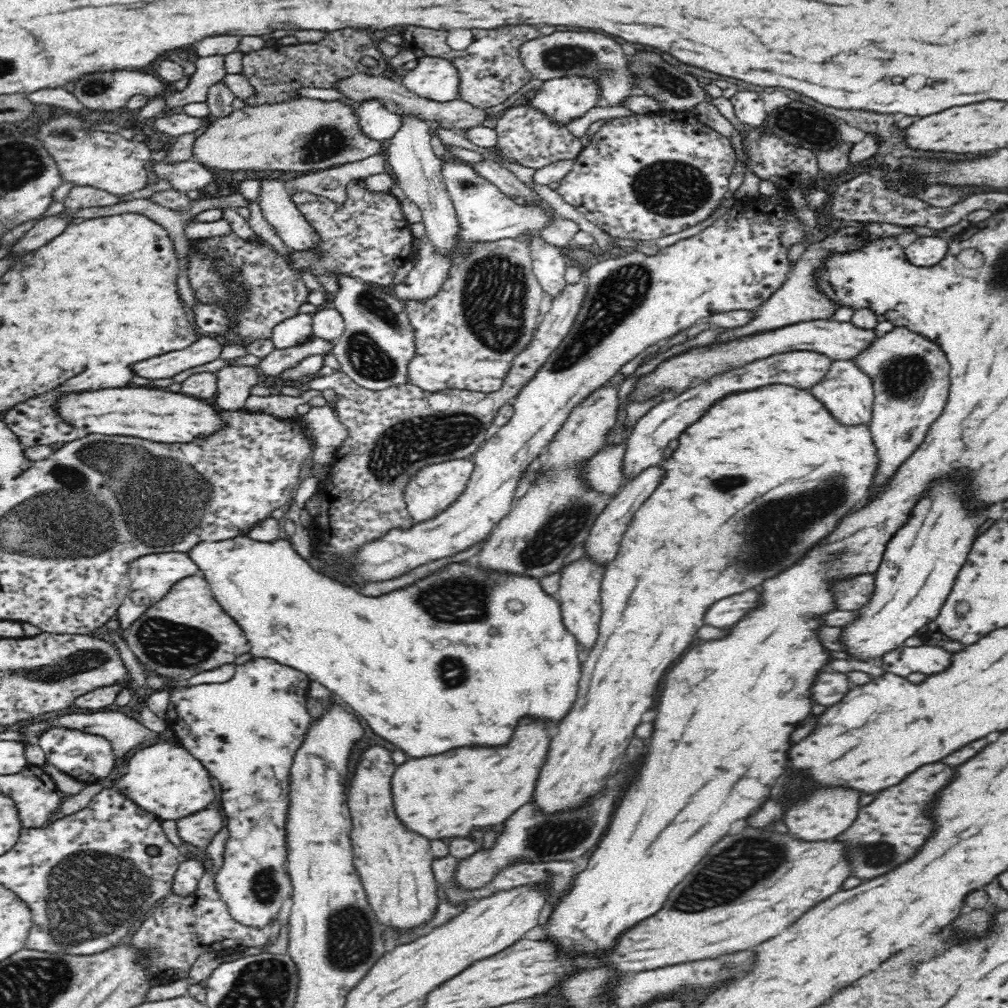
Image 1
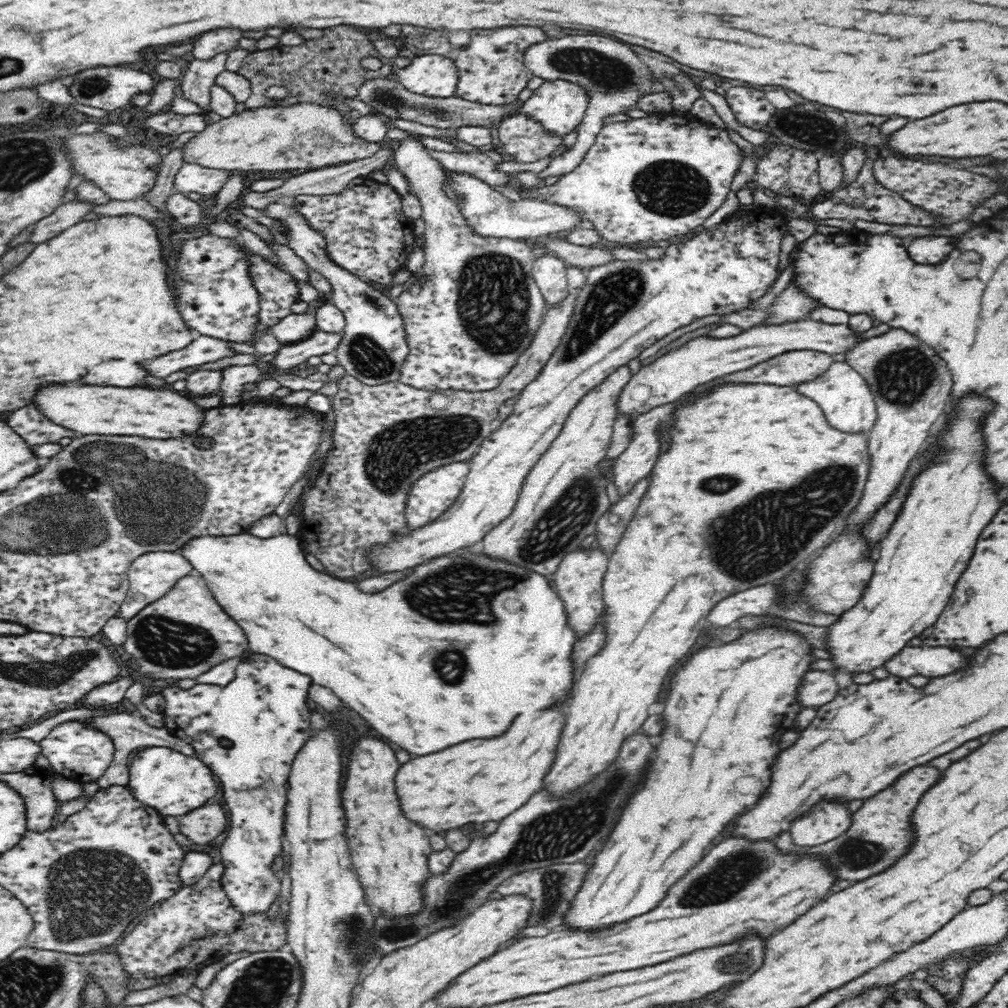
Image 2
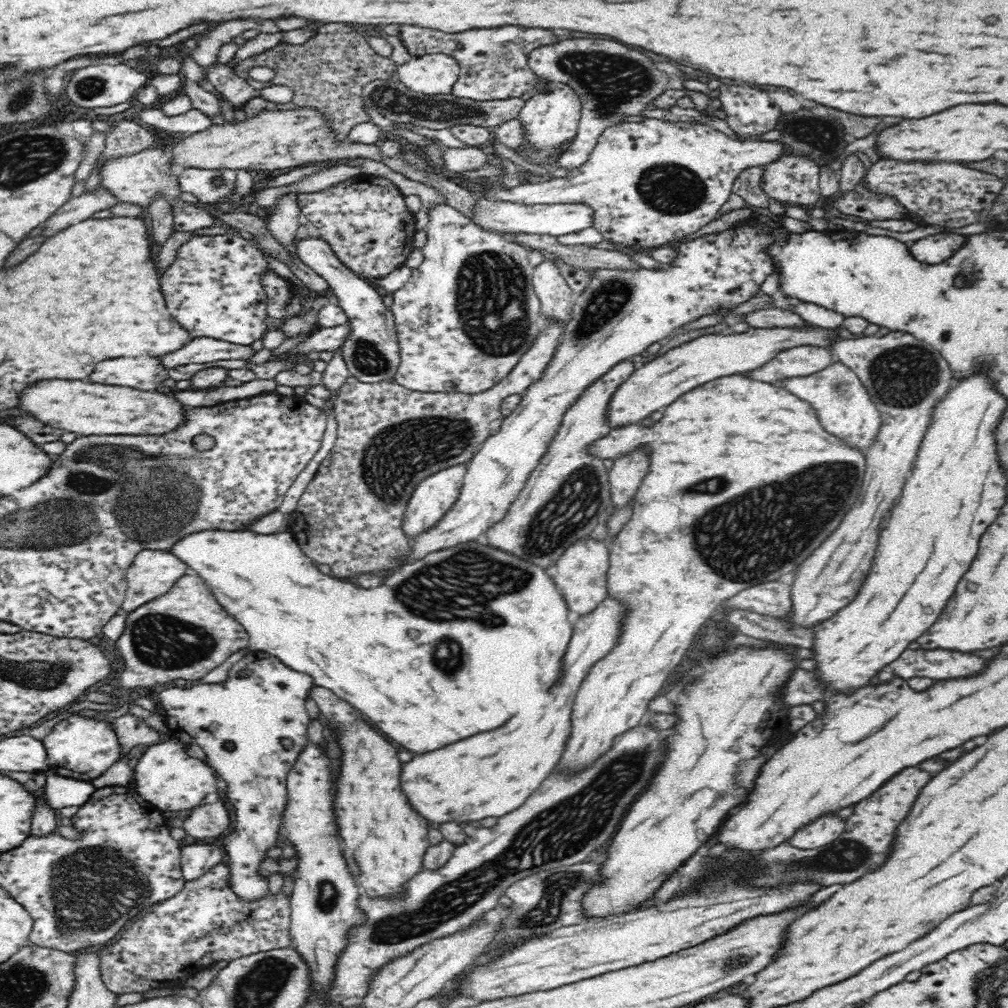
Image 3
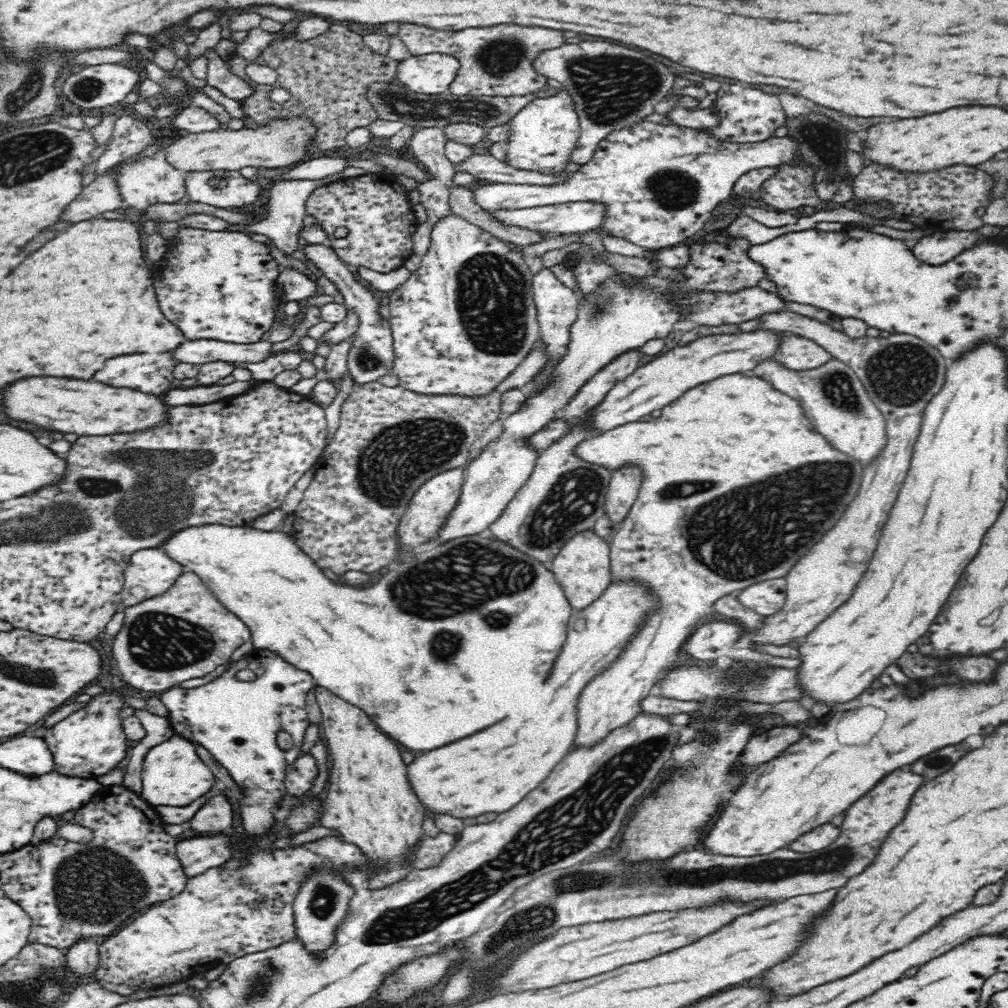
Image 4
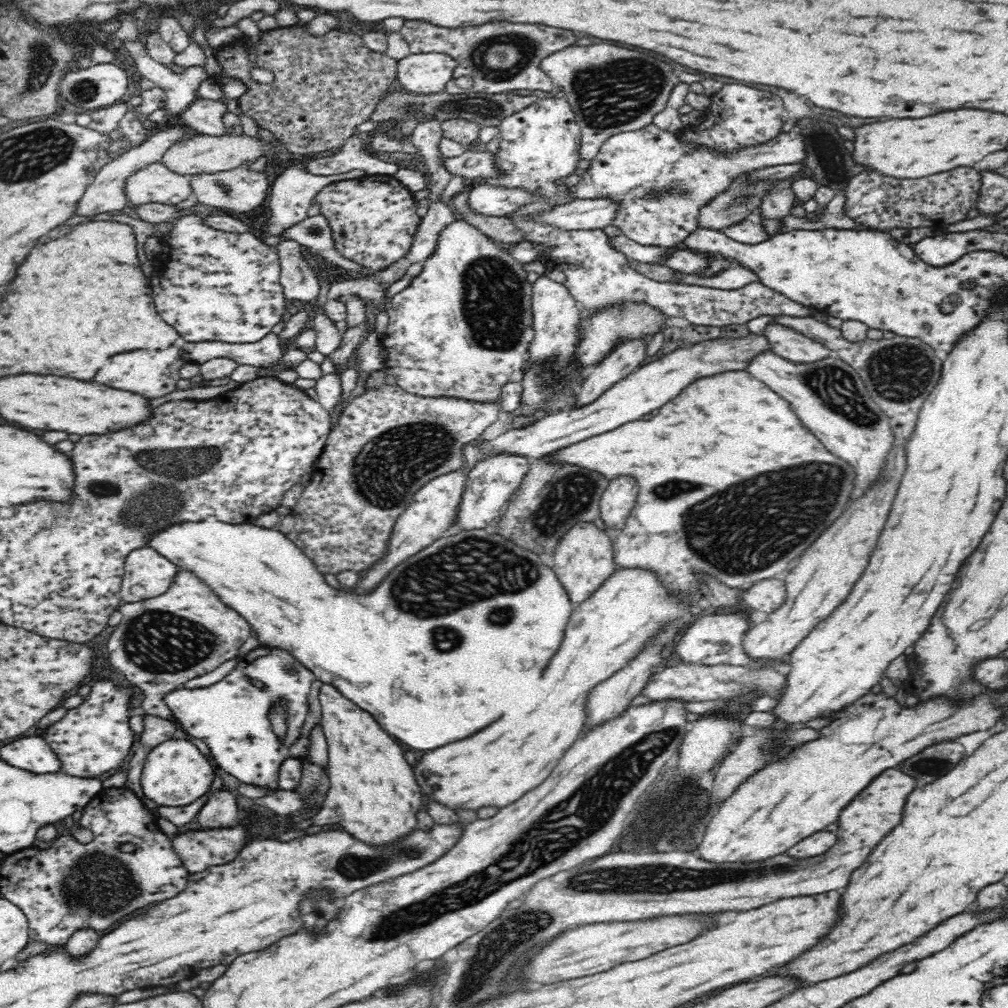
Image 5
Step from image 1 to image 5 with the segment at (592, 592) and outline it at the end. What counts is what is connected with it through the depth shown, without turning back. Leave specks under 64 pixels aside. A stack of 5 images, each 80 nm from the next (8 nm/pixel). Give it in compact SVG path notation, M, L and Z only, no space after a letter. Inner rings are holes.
M576 522L554 546L554 572L567 590L574 607L584 602L618 568L613 555L613 535L593 522Z

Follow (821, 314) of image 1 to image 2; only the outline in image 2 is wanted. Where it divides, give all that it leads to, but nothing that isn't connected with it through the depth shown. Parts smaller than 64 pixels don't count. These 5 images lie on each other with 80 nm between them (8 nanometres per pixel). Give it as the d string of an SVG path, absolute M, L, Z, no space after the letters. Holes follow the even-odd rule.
M790 282L786 290L776 298L769 311L768 325L791 323L808 317L808 312L819 303L807 298Z

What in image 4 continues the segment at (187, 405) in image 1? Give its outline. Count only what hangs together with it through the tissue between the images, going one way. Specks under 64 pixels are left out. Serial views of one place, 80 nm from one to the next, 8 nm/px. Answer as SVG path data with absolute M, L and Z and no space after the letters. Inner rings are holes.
M22 378L2 392L4 410L14 420L32 422L46 430L58 430L78 436L106 436L118 432L136 432L158 426L166 420L166 406L158 396L138 390L112 388L100 382L76 378Z

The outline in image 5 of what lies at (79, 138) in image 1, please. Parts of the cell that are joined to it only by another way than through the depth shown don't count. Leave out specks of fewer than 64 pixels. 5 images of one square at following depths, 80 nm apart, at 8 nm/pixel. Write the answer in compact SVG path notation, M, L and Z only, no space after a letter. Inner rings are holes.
M161 161L149 164L127 178L127 200L135 206L148 202L176 205L193 193L189 177L168 170Z

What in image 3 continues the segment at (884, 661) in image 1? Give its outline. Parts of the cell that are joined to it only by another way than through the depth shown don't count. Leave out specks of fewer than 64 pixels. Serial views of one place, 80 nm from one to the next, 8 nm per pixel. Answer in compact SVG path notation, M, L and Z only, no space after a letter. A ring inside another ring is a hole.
M906 650L896 662L890 664L894 674L902 678L966 678L970 674L980 674L986 662L974 654L960 654L954 650Z

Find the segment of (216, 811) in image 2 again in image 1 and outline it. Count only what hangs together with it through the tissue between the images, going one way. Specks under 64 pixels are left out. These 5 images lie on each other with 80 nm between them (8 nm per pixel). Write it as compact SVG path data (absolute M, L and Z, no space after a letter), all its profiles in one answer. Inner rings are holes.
M214 808L200 810L177 820L179 838L200 849L206 848L225 826L222 814Z

